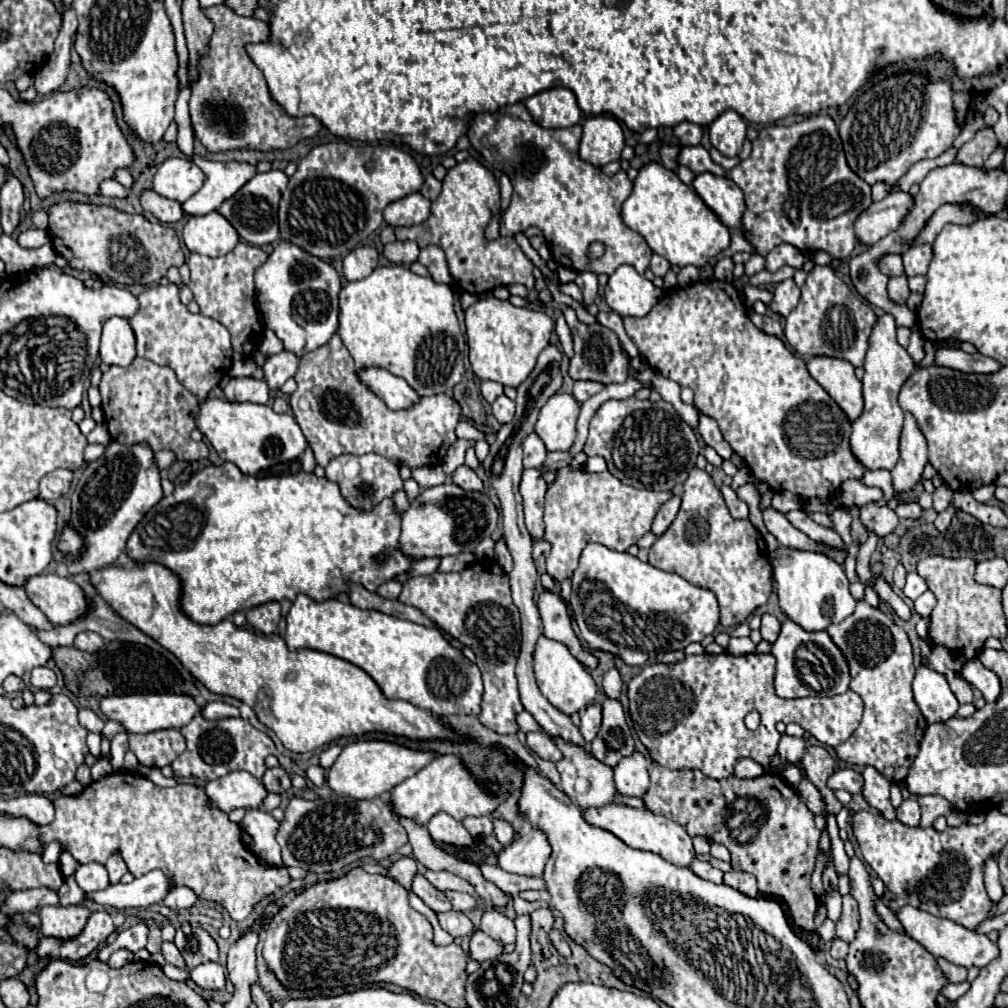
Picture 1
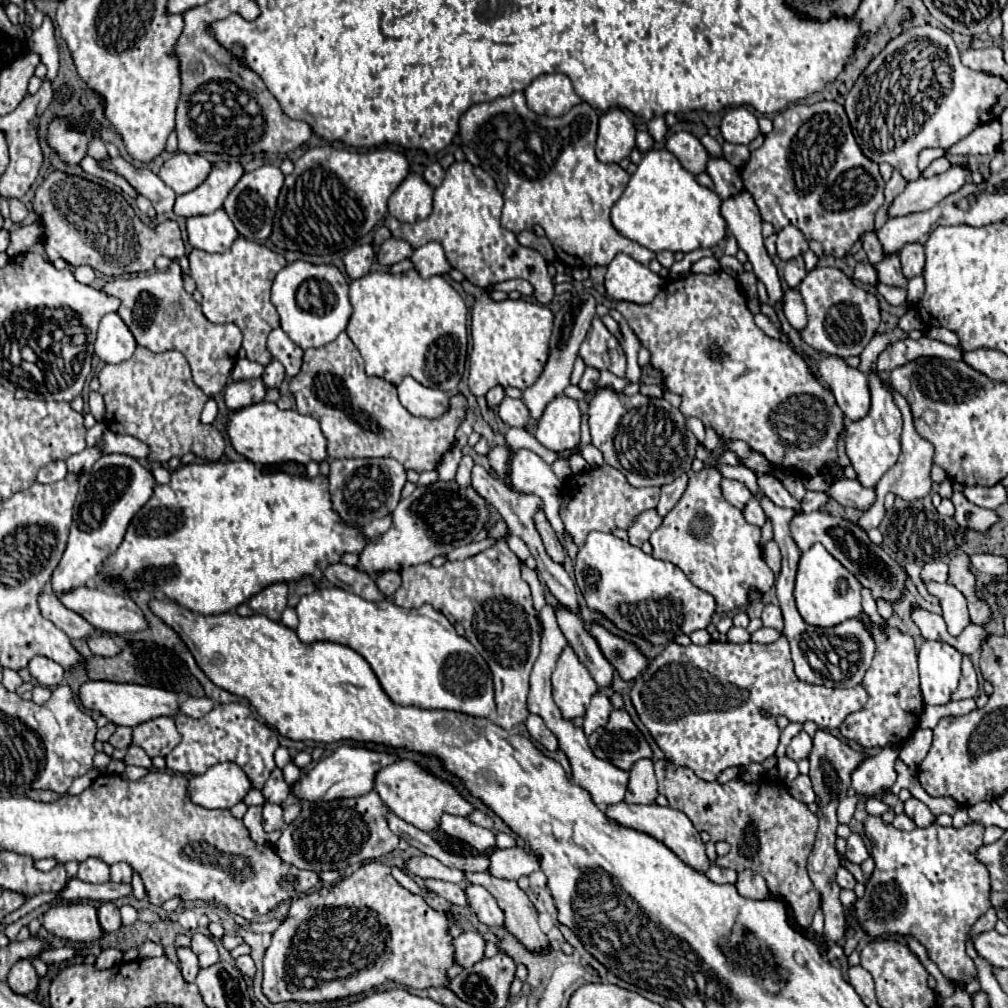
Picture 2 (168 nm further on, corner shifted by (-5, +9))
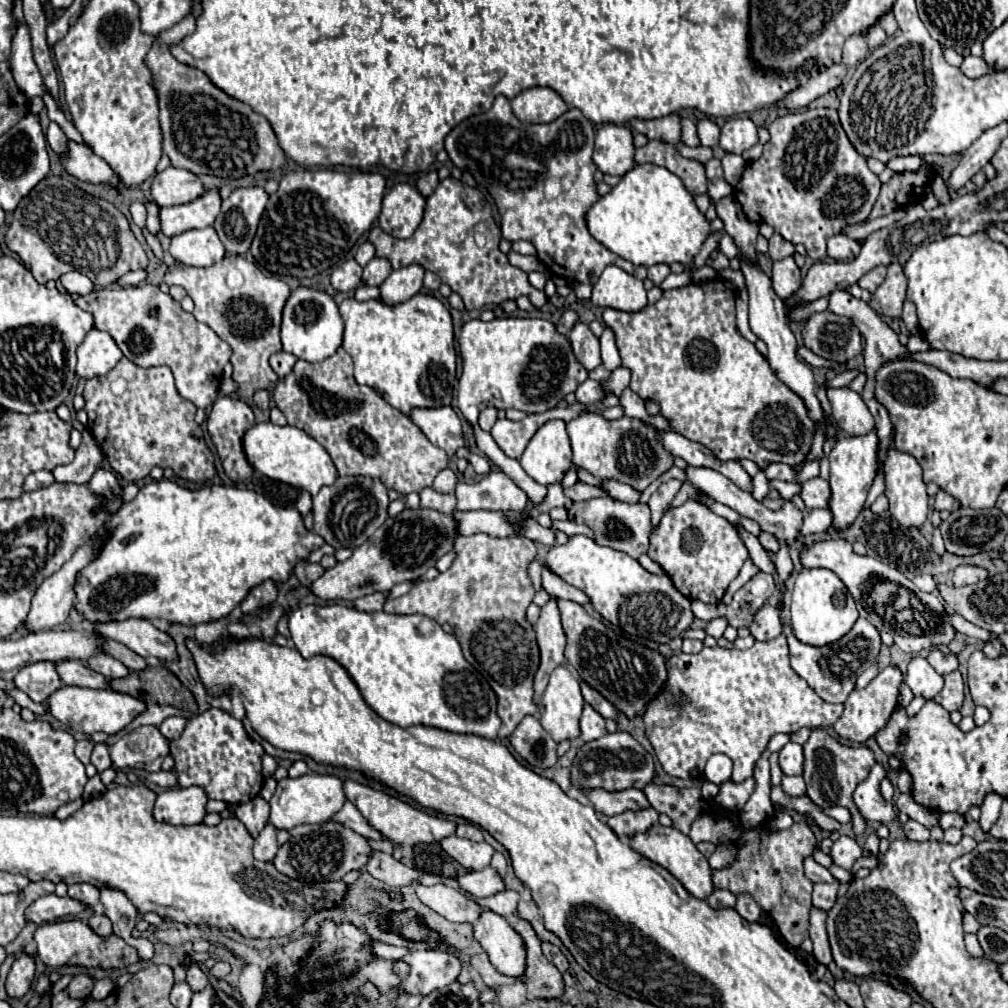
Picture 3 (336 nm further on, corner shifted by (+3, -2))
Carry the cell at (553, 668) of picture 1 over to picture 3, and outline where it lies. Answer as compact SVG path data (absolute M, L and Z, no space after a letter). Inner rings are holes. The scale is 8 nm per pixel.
M559 665L549 677L549 685L539 705L539 721L543 729L559 743L579 737L579 717L583 711L583 695L577 675Z

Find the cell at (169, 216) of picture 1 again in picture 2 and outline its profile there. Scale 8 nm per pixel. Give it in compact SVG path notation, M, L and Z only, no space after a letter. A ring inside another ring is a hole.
M123 156L105 158L105 160L99 160L97 164L103 170L123 176L139 194L143 194L145 198L151 200L157 214L167 214L173 210L177 194L167 184L163 184L161 178L157 174L153 174L149 168L135 168Z

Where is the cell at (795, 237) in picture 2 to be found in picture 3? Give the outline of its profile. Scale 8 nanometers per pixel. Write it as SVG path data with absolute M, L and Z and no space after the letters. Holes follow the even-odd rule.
M773 233L773 237L769 239L769 257L773 261L779 261L791 255L795 255L795 247L789 241L785 241L779 233Z

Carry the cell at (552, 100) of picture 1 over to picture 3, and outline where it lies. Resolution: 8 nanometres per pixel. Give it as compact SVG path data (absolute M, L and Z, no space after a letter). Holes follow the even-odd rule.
M531 87L511 99L511 109L519 121L527 123L551 123L561 117L569 107L549 87Z

